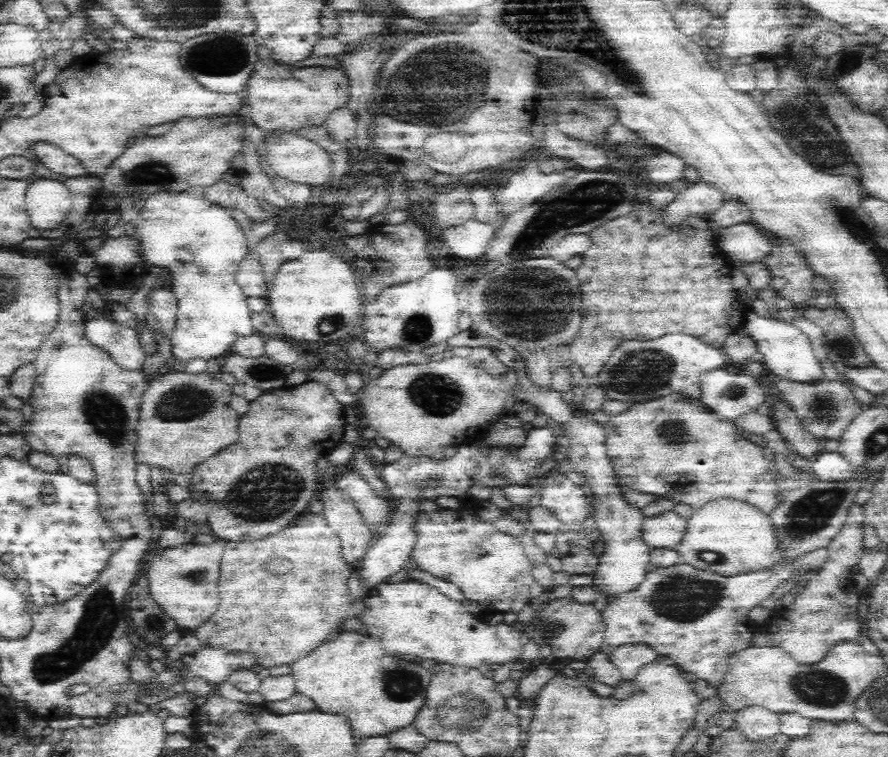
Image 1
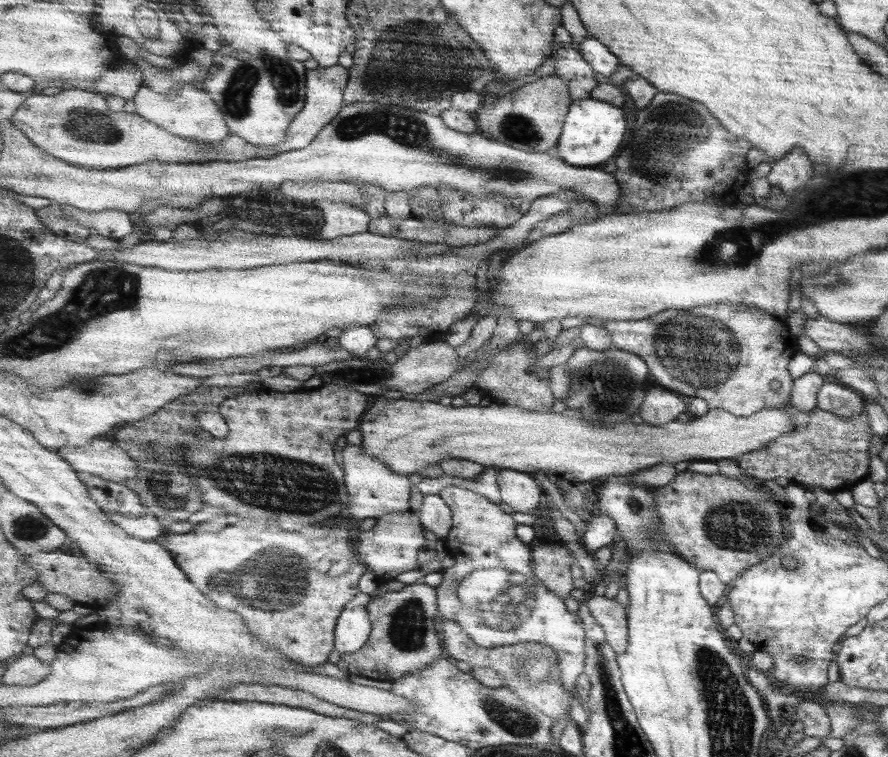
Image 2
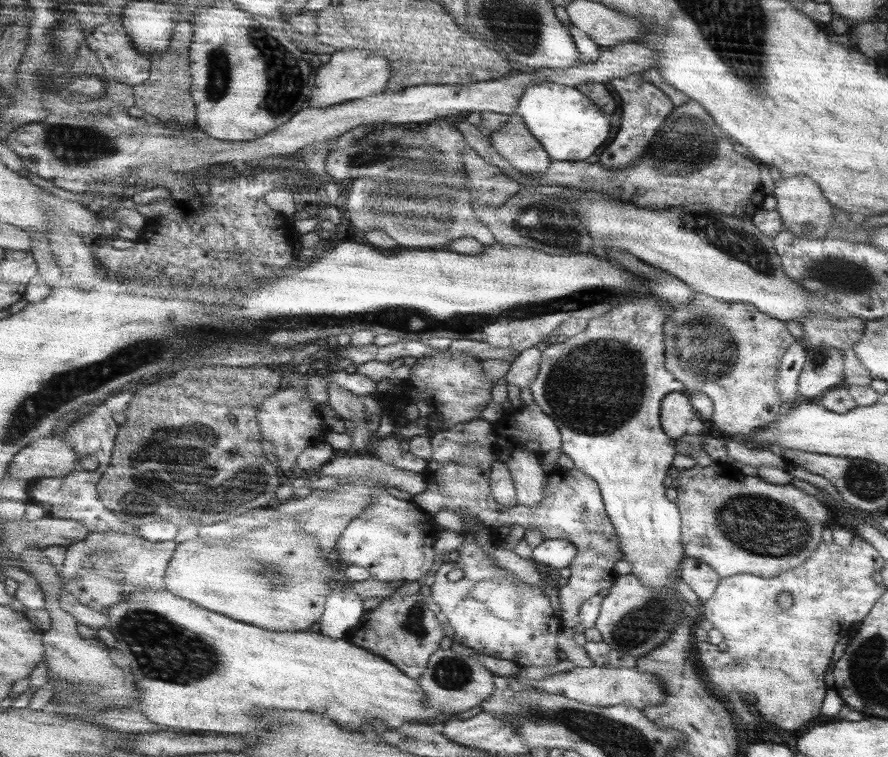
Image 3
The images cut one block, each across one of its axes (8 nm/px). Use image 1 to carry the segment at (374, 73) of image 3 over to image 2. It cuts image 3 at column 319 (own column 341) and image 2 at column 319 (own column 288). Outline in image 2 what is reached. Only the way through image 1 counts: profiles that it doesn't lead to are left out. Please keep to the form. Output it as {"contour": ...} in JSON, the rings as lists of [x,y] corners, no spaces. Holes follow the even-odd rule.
{"contour":[[[343,66],[333,68],[317,68],[307,72],[307,106],[303,108],[303,114],[295,118],[291,124],[291,130],[287,130],[287,140],[279,146],[261,148],[245,138],[229,136],[217,146],[191,142],[183,136],[177,136],[165,128],[159,128],[139,114],[127,114],[127,112],[115,112],[111,110],[111,102],[103,98],[97,92],[89,90],[65,90],[57,96],[43,96],[35,92],[27,102],[17,110],[15,114],[15,126],[23,130],[31,142],[35,142],[39,148],[49,152],[55,158],[61,158],[65,162],[71,162],[81,168],[105,172],[105,170],[123,170],[131,166],[143,166],[151,160],[161,162],[173,162],[173,164],[185,164],[185,162],[201,162],[205,160],[225,160],[225,162],[245,162],[249,158],[275,158],[283,152],[291,150],[303,150],[319,138],[319,134],[341,114],[345,108],[347,98],[343,98],[343,92],[351,80],[351,70]]]}

